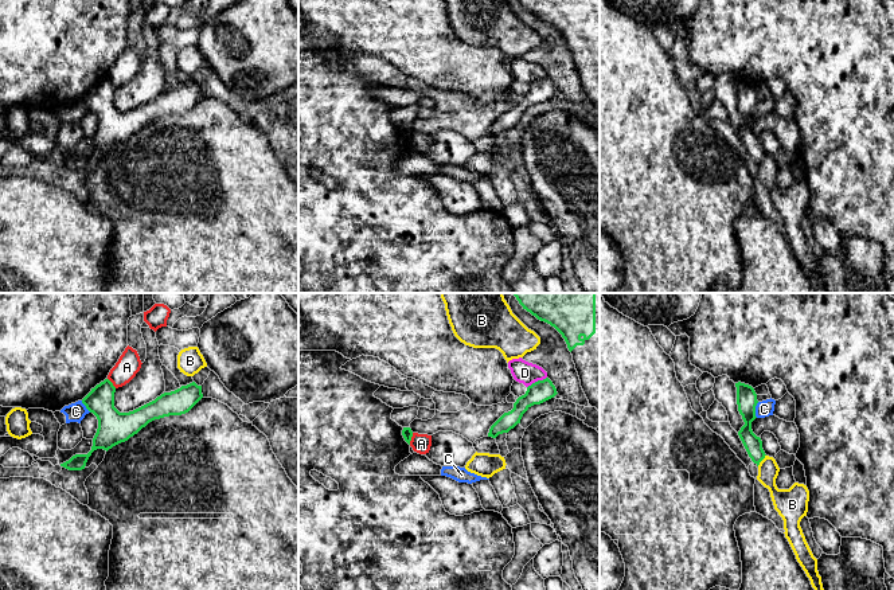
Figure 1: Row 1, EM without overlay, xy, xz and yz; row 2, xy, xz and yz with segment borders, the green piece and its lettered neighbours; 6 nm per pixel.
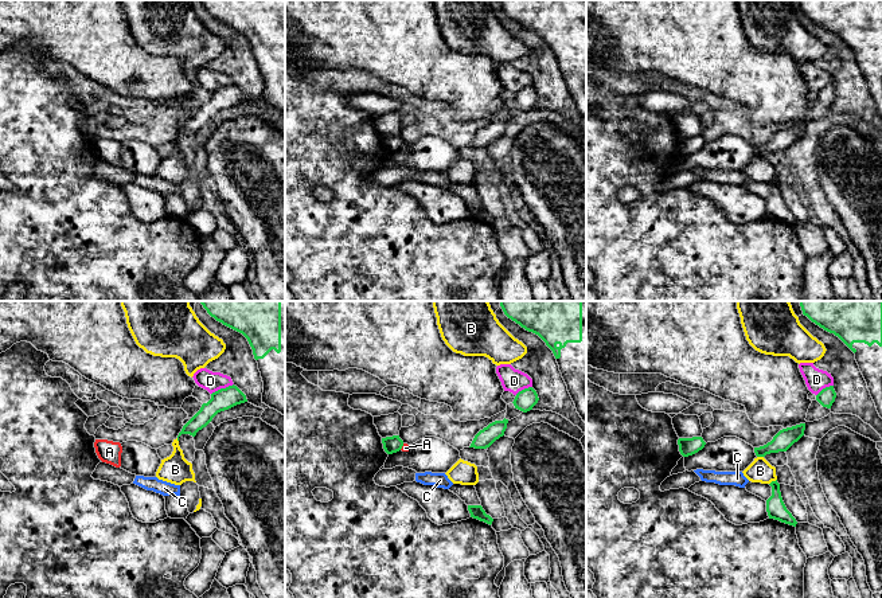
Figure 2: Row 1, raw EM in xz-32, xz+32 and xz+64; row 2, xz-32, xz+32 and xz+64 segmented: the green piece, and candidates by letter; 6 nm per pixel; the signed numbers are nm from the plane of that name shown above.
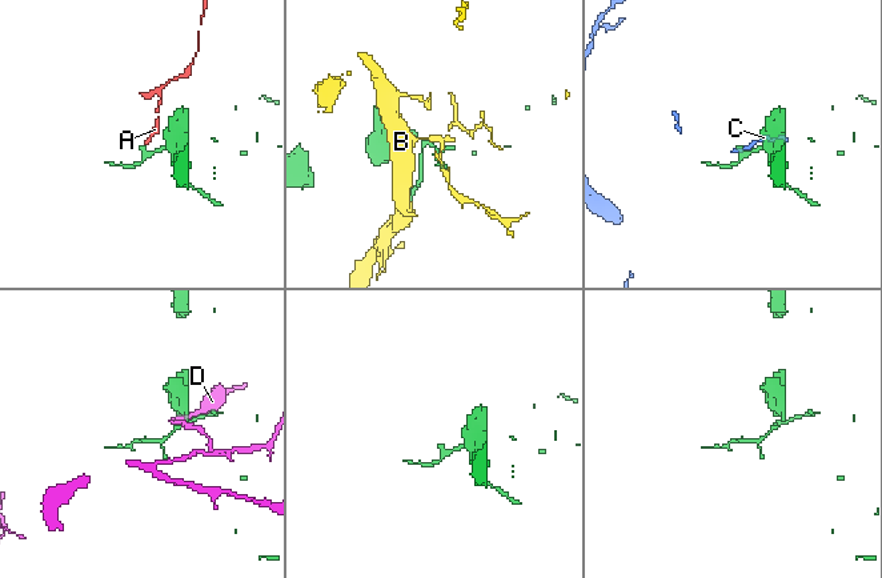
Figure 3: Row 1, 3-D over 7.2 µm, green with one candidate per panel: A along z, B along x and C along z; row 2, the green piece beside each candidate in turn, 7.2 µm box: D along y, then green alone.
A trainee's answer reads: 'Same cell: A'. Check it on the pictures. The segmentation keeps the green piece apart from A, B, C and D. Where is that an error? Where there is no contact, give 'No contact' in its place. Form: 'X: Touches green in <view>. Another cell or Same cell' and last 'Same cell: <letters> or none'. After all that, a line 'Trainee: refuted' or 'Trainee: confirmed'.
A: Touches green in xz. Another cell
B: Touches green in yz. Another cell
C: Touches green in yz. Another cell
D: Touches green in xz. Another cell
Same cell: none
Trainee: refuted

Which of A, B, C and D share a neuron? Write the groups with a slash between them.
A / B / C / D

